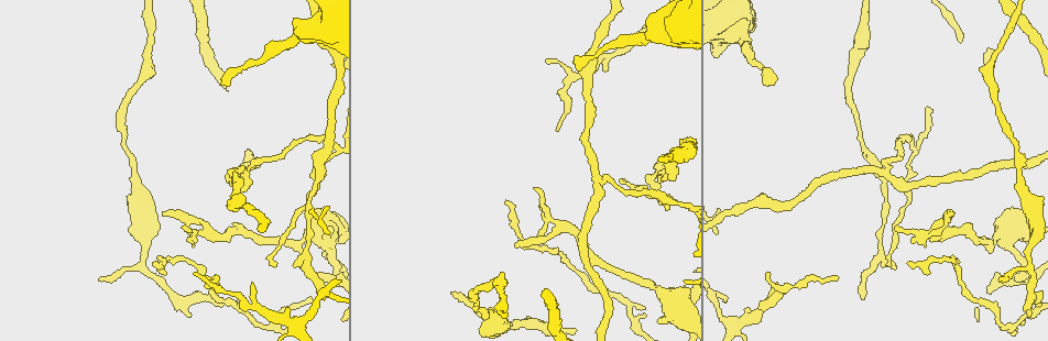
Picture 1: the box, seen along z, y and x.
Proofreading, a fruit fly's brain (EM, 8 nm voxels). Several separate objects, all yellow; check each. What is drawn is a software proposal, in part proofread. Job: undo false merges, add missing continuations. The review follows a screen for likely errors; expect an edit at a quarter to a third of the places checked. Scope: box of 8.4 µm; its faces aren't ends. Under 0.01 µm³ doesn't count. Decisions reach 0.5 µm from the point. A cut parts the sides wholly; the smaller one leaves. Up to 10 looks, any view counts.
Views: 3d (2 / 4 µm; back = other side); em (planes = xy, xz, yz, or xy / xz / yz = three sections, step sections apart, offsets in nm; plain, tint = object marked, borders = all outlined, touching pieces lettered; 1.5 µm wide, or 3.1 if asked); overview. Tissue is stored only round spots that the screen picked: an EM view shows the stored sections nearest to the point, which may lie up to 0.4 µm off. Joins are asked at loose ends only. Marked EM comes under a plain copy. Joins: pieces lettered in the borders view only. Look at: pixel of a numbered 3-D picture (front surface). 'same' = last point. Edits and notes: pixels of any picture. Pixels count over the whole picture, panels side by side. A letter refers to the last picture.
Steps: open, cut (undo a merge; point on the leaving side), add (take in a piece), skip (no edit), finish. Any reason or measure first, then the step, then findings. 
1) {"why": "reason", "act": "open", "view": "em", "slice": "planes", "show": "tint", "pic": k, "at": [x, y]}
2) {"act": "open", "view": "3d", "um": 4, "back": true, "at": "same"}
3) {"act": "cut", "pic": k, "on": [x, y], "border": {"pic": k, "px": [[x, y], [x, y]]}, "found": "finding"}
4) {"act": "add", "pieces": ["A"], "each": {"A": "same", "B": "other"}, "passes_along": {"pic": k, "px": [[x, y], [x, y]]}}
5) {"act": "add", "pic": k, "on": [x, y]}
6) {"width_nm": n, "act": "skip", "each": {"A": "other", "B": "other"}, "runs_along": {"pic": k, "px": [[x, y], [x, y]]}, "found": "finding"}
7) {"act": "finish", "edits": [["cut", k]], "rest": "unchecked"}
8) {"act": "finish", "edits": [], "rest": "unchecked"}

{"why": "a narrow waist", "act": "open", "view": "em", "slice": "xz", "step": 8, "show": "tint", "pic": 1, "at": [760, 65]}

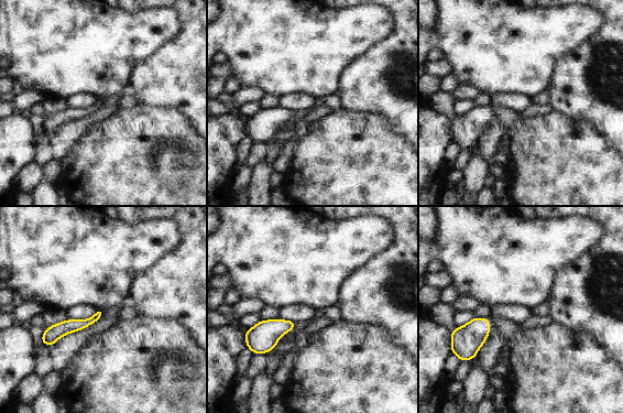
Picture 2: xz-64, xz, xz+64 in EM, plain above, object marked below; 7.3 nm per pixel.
{"why": "another direction", "act": "open", "view": "em", "slice": "planes", "show": "borders", "at": "same"}

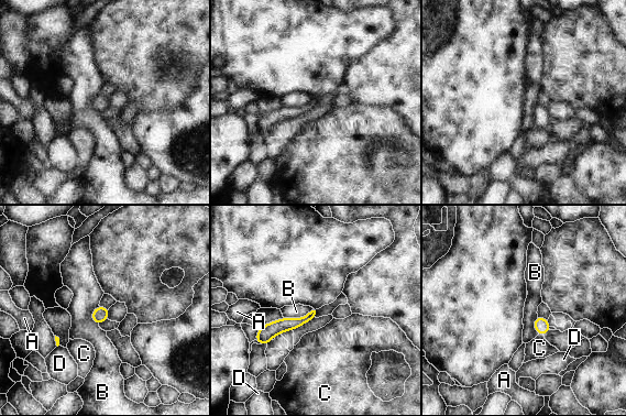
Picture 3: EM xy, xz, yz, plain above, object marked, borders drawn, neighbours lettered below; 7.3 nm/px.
{"act": "skip", "each": {"A": "other", "B": "other", "C": "other", "D": "other"}, "found": "one cell here"}

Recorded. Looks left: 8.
{"why": "three-way junction", "act": "open", "view": "3d", "um": 4, "pic": 1, "at": [884, 171]}

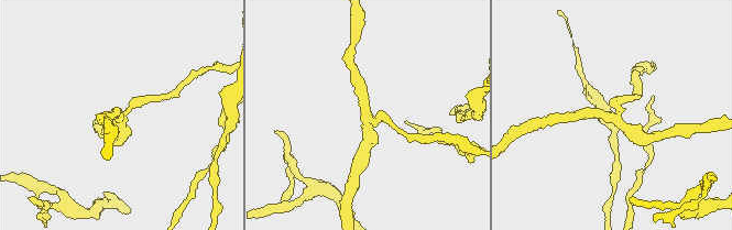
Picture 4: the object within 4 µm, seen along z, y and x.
{"arms": 3, "act": "open", "view": "em", "slice": "planes", "show": "borders", "pic": 4, "at": [121, 114]}

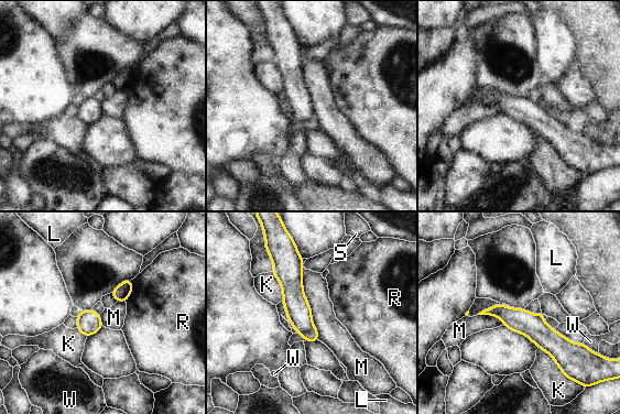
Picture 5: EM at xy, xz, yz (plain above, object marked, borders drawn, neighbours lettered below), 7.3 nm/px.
{"longest_contact_nm": ["M", 550], "act": "cut", "pic": 5, "on": [312, 335], "each": {"K": "other", "L": "other", "M": "other", "R": "other", "S": "other", "W": "other"}, "border": {"pic": 5, "px": [[313, 324], [308, 329], [302, 331]]}, "found": "two cells meet here"}

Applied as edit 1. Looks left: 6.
{"why": "redraw", "act": "open", "view": "overview"}

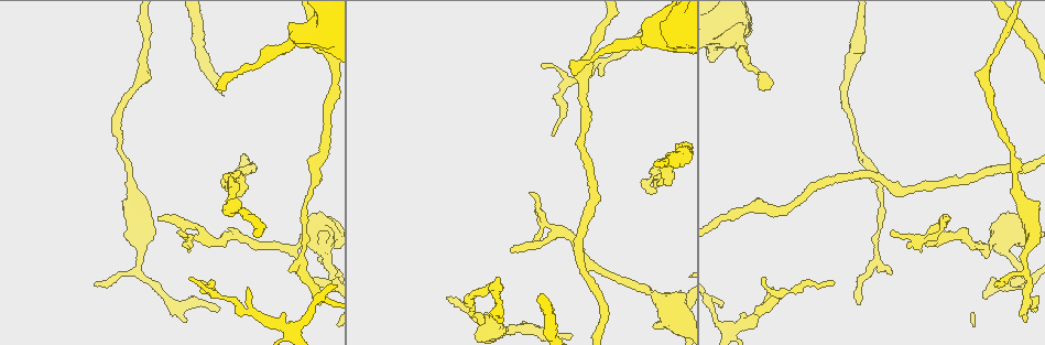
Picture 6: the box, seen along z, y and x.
{"why": "free end", "act": "open", "view": "em", "slice": "planes", "show": "borders", "pic": 6, "at": [512, 251]}

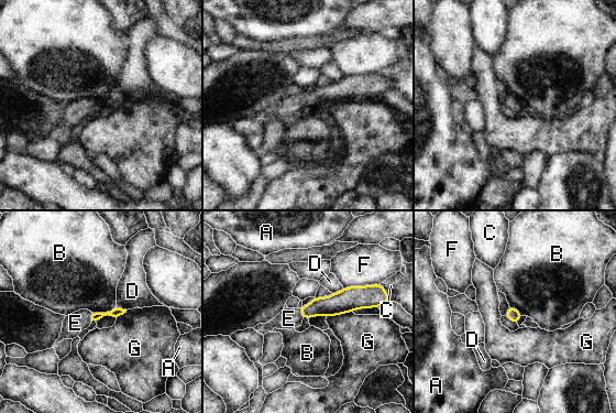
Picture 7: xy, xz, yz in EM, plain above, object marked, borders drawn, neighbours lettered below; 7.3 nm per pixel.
{"act": "add", "pieces": ["E"], "each": {"A": "other", "B": "other", "C": "other", "D": "other", "E": "same", "F": "other", "G": "other"}, "passes_along": {"pic": 7, "px": [[332, 305], [301, 314], [288, 318]]}, "found": "it goes on there"}

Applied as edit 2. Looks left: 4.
{"act": "open", "view": "overview"}

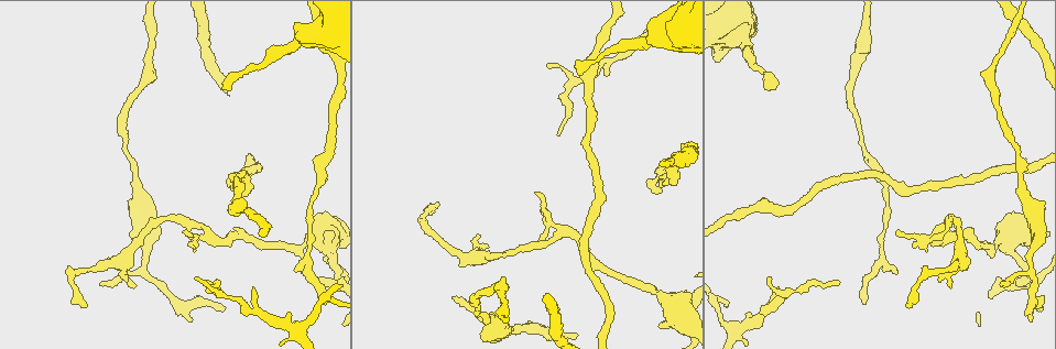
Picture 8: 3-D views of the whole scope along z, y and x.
{"why": "an open end", "act": "open", "view": "em", "slice": "xy", "step": 8, "show": "borders", "pic": 8, "at": [85, 305]}

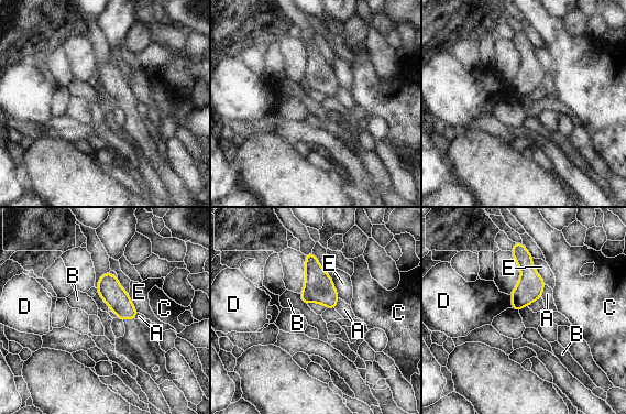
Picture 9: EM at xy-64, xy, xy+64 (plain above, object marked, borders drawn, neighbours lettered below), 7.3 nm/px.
{"why": "another direction", "act": "open", "view": "em", "slice": "planes", "show": "borders", "at": "same"}

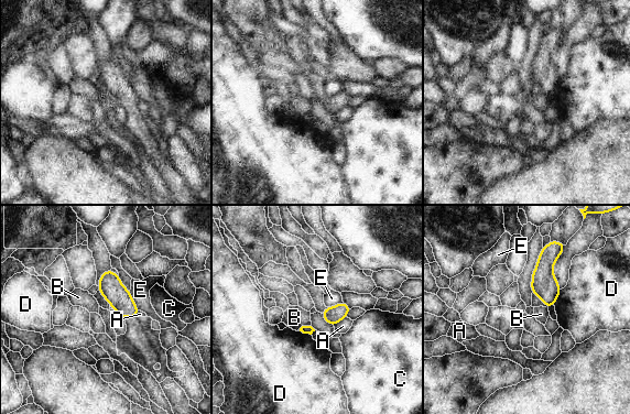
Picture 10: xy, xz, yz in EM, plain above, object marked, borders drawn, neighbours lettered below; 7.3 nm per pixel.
{"width_nm": 120, "act": "skip", "each": {"A": "other", "B": "other", "C": "other", "D": "other", "E": "other"}, "border": {"pic": 10, "px": [[129, 292], [134, 305], [139, 309]]}, "found": "no lettered piece goes on from it"}

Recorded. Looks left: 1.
{"act": "finish", "edits": [["cut", 5], ["add", 7]], "rest": "unchecked"}

